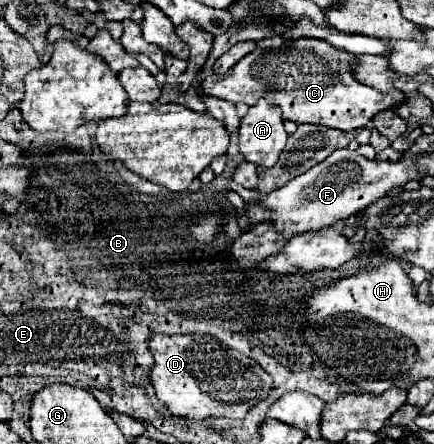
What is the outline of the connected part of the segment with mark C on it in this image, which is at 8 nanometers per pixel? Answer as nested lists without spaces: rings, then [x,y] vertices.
[[[301,39],[301,43],[295,45],[293,51],[283,51],[255,49],[253,53],[245,55],[241,63],[235,63],[223,79],[215,73],[203,79],[203,95],[245,105],[253,105],[257,103],[257,99],[265,97],[269,103],[281,107],[283,119],[289,119],[293,123],[321,123],[325,127],[341,131],[367,127],[369,119],[377,111],[391,109],[405,101],[405,93],[399,89],[381,93],[373,87],[355,81],[351,77],[351,67],[355,63],[353,55],[339,51],[337,47],[321,39]]]

